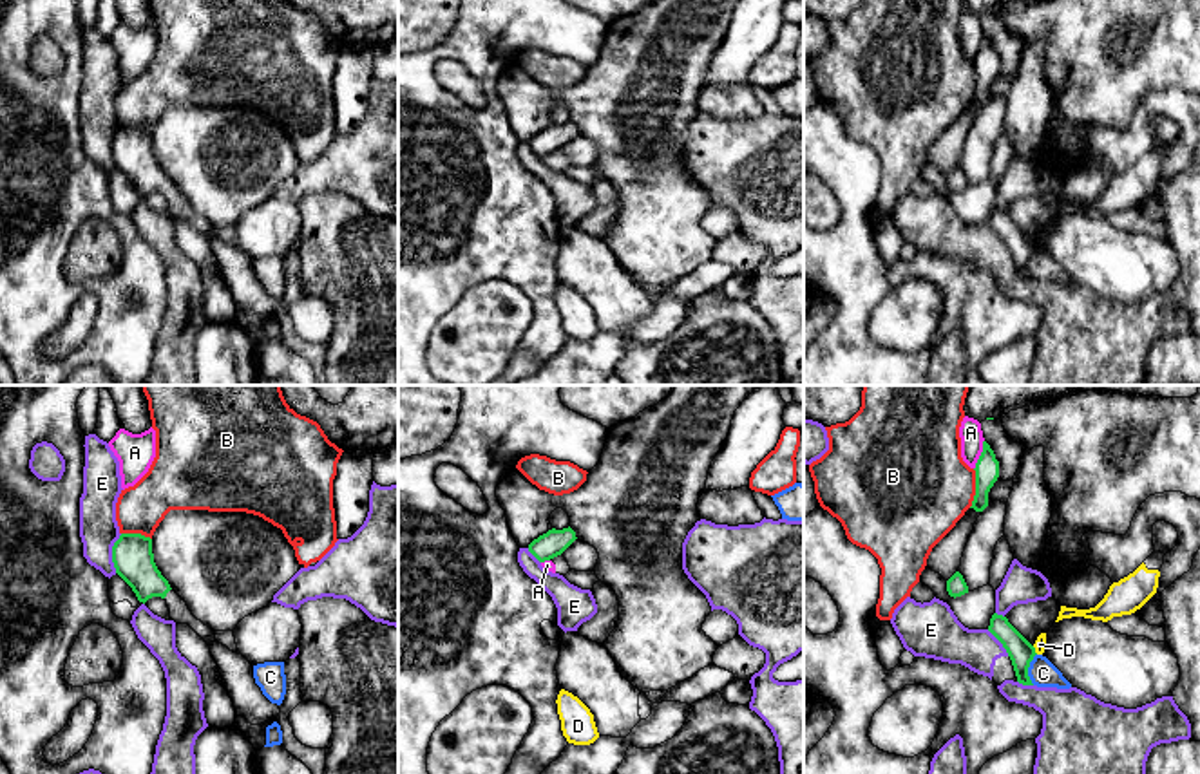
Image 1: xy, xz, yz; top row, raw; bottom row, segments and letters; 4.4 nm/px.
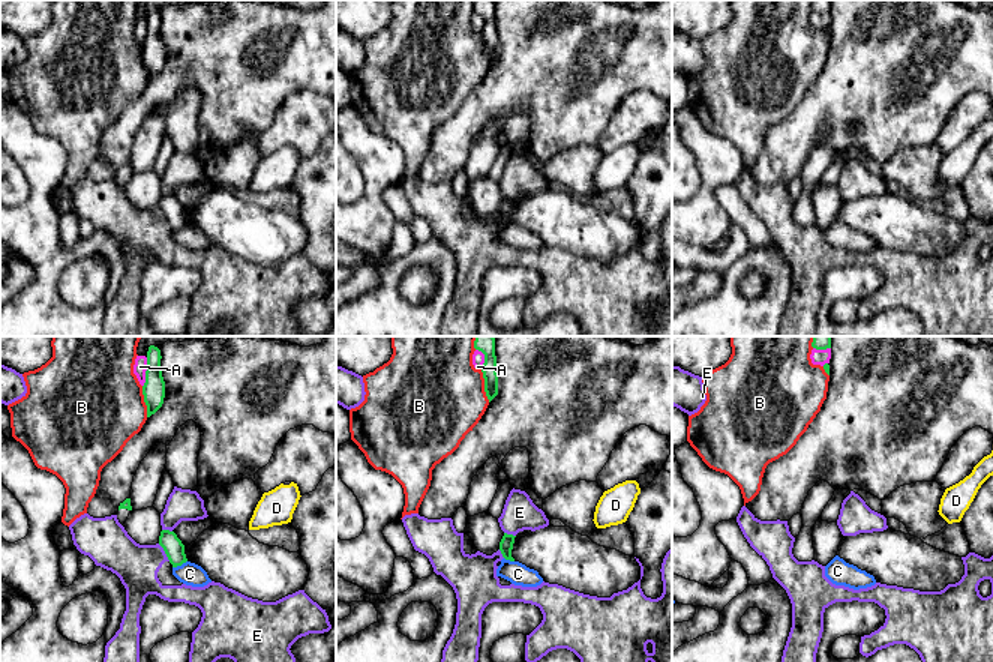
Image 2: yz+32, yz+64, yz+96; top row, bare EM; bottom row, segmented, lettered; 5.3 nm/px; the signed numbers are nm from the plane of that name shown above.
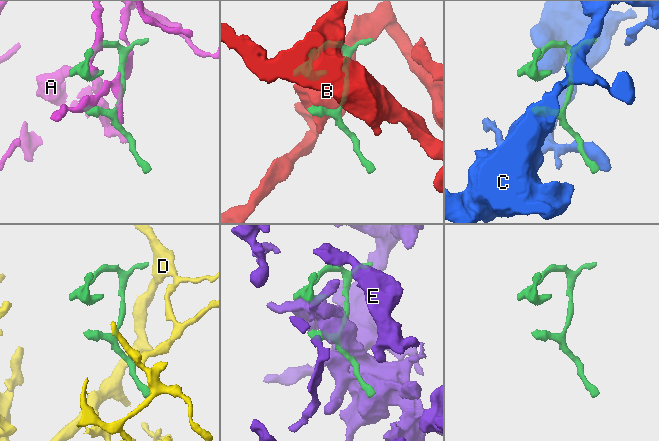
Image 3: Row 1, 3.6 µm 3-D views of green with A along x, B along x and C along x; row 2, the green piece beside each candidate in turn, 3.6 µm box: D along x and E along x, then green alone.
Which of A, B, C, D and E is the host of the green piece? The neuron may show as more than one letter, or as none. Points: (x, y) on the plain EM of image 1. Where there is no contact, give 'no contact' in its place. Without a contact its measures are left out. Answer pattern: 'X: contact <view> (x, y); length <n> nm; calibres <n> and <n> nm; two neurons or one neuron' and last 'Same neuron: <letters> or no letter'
A: contact yz (981, 49); length 140 nm; calibres 110 and 100 nm; two neurons
B: contact yz (976, 84); length 180 nm; calibres 110 and 460 nm; two neurons
C: contact yz (1027, 264); length 140 nm; calibres 110 and 120 nm; two neurons
D: contact yz (1034, 245); length 50 nm; calibres 110 and 50 nm; two neurons
E: contact xy (113, 149); length 180 nm; calibres 180 and 180 nm; two neurons
Same neuron: no letter

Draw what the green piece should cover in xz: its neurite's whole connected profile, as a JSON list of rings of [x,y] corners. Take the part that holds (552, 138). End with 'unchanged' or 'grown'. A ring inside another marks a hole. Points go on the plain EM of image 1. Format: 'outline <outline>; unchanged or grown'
outline [[[568,121],[563,125],[548,125],[529,139],[529,146],[539,156],[550,156],[561,150],[574,136],[576,127]]]; unchanged

